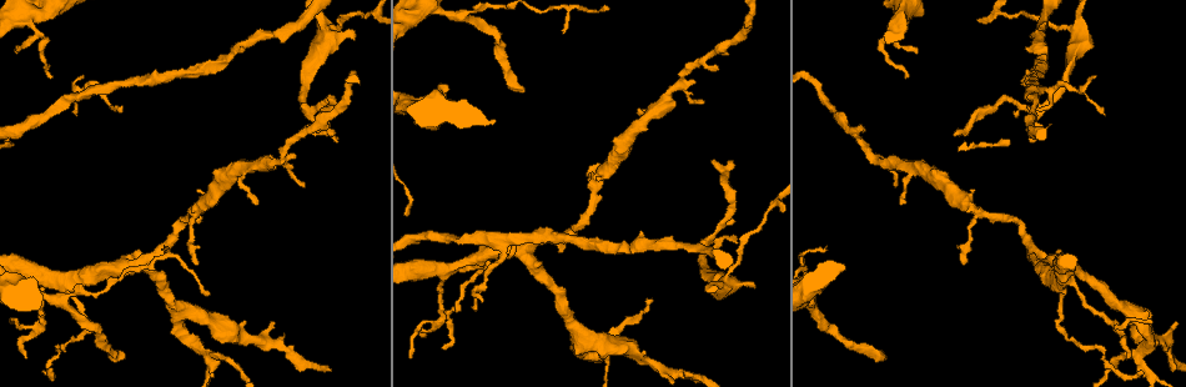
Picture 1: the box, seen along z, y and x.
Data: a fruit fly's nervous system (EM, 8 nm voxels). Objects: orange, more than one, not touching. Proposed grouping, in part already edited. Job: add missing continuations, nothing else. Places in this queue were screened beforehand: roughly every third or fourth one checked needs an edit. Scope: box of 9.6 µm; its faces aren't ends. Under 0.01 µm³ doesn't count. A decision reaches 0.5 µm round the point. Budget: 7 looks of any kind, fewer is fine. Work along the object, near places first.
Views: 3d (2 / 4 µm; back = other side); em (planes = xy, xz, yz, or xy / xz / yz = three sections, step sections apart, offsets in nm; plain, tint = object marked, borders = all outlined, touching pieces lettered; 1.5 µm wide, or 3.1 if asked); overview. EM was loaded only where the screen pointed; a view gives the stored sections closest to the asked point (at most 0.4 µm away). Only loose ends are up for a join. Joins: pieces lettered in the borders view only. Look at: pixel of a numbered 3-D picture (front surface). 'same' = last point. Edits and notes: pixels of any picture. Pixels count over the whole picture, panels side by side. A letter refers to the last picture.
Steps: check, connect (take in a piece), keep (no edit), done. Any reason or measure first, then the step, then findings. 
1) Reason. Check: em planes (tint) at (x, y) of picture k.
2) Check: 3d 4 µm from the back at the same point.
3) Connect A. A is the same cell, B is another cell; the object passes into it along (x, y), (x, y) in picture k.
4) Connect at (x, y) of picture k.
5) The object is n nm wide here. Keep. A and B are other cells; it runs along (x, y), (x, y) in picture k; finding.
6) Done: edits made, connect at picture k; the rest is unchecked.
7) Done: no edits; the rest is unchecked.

An open end. Check: 3d 4 µm at (481, 302) of picture 1.

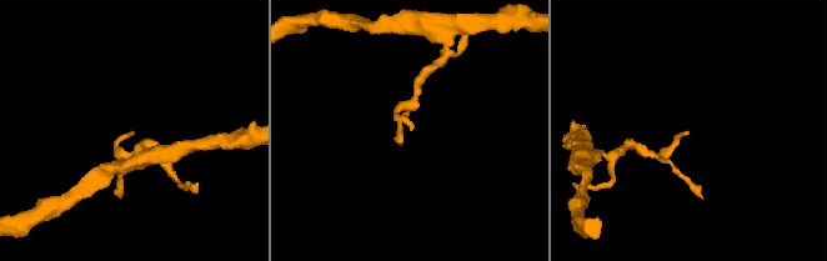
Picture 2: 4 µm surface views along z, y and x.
Check: em xy step 4 (tint) at (132, 132) of picture 2.

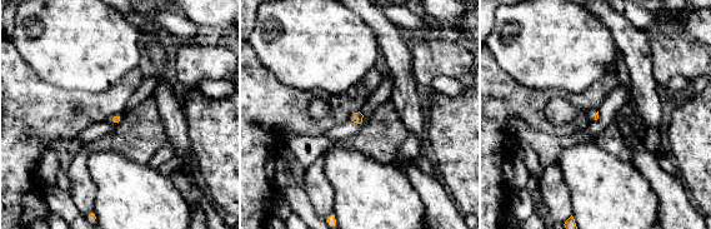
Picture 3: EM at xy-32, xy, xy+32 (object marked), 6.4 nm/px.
Cut it another way. Check: em planes (borders) at the same point.

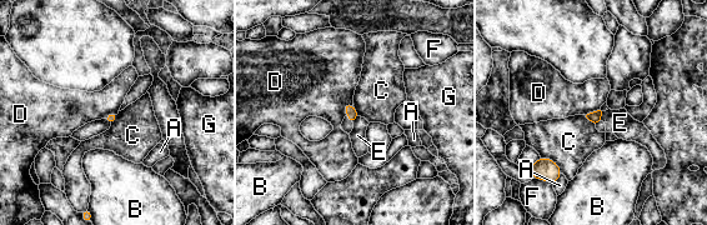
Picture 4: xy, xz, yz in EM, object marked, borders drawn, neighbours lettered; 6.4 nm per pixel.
Keep. A, B, C, D, E, F and G are other cells; none of them fits.

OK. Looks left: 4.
An open end. Check: 3d 4 µm at (882, 355) of picture 1.

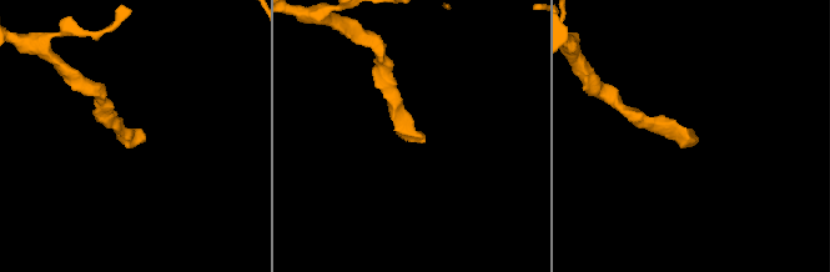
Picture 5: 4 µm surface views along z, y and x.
Shape alone is not enough. Check: em xz step 8 (borders) at (697, 140) of picture 5.

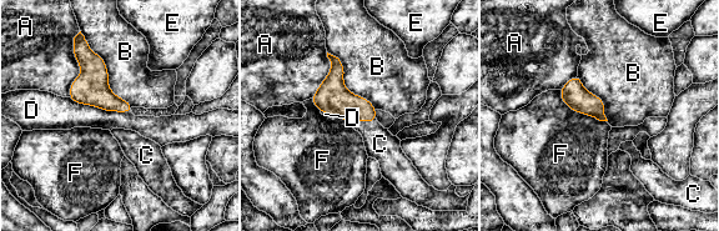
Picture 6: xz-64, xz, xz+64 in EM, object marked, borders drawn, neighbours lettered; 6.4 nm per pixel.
Check: em yz step 4 (borders) at the same point.

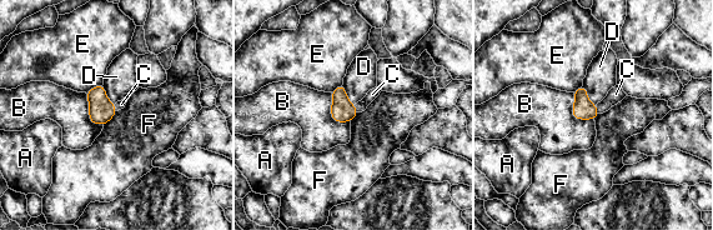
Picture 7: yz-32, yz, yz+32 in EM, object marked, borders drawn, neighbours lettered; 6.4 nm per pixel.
Connect C. C is the same cell, A, B, D, E and F are other cells; the object passes into it along (583, 109), (597, 109), (616, 94) in picture 7; the neuron continues.

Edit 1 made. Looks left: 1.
Done: edits made, connect at picture 7; the rest is unchecked.

